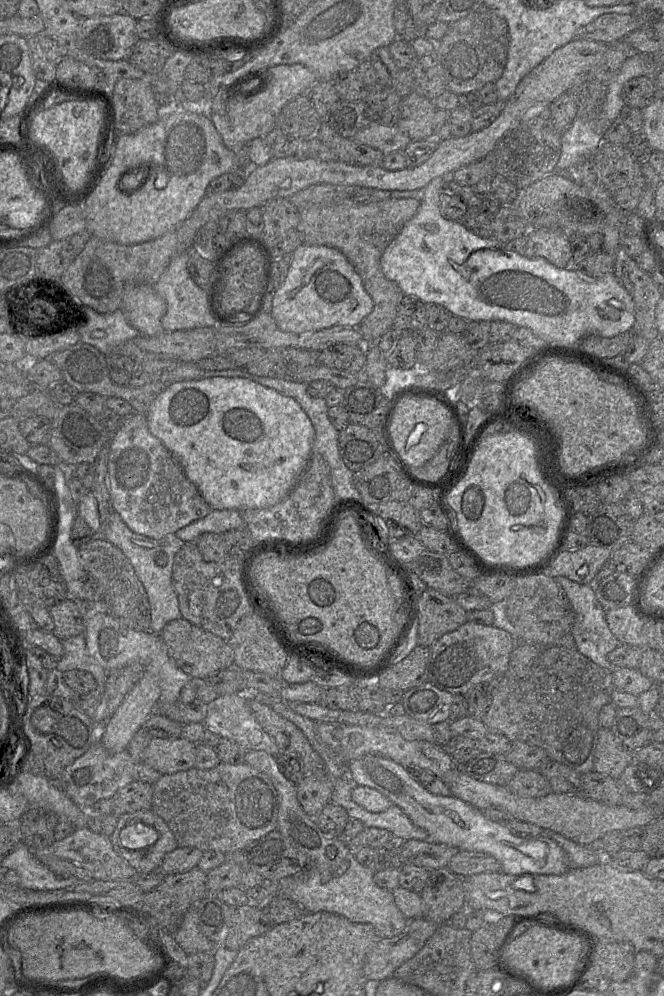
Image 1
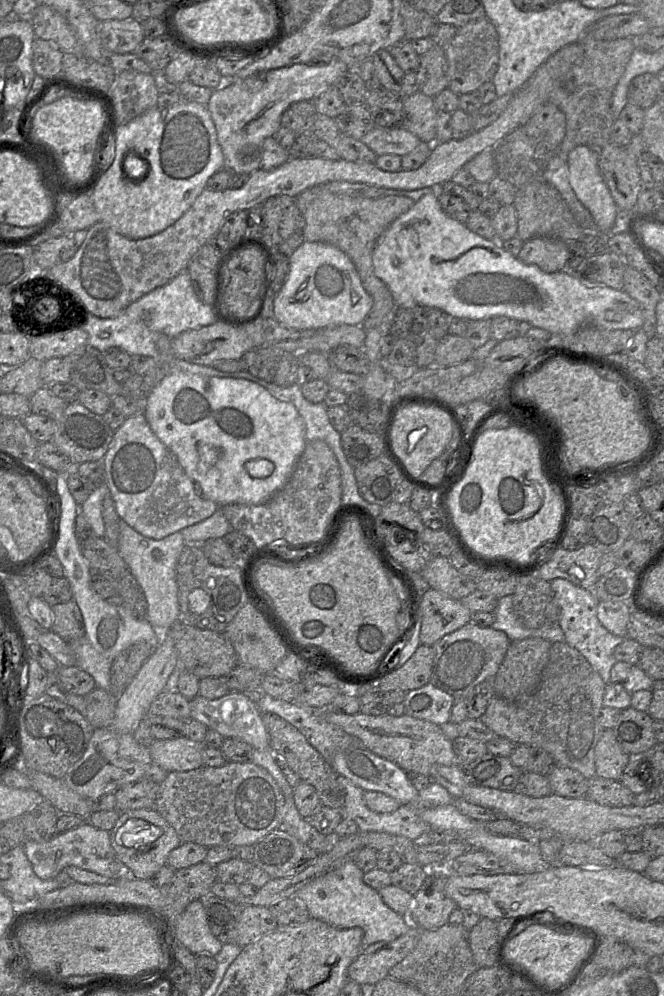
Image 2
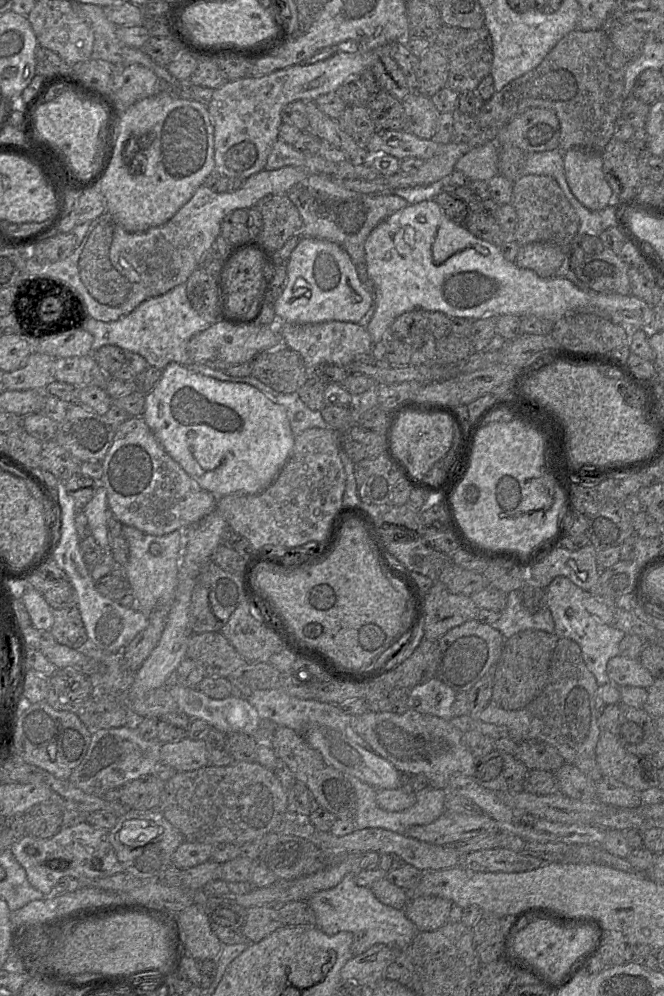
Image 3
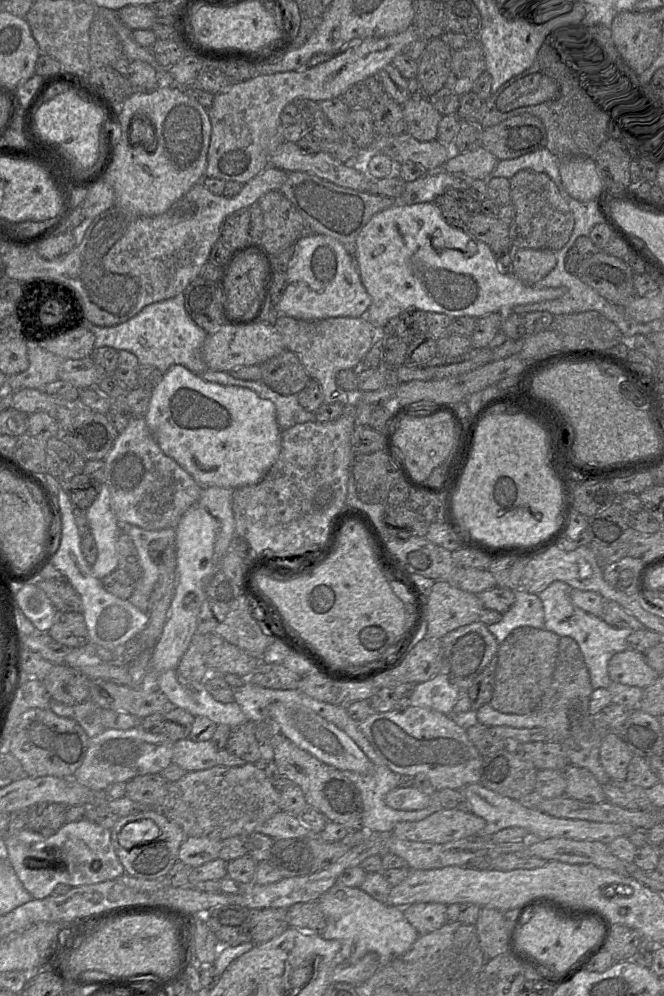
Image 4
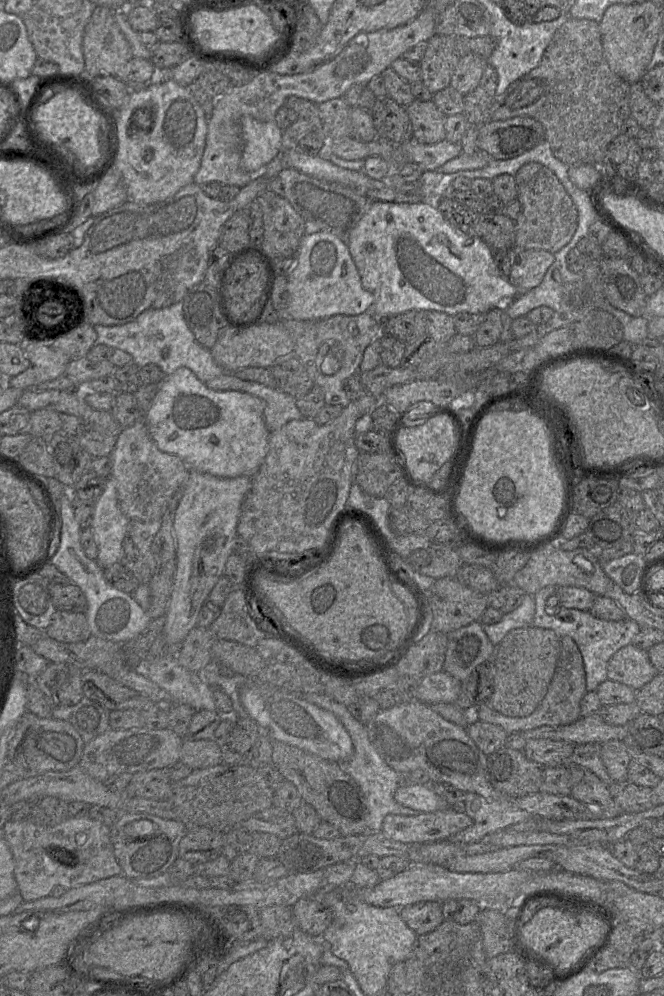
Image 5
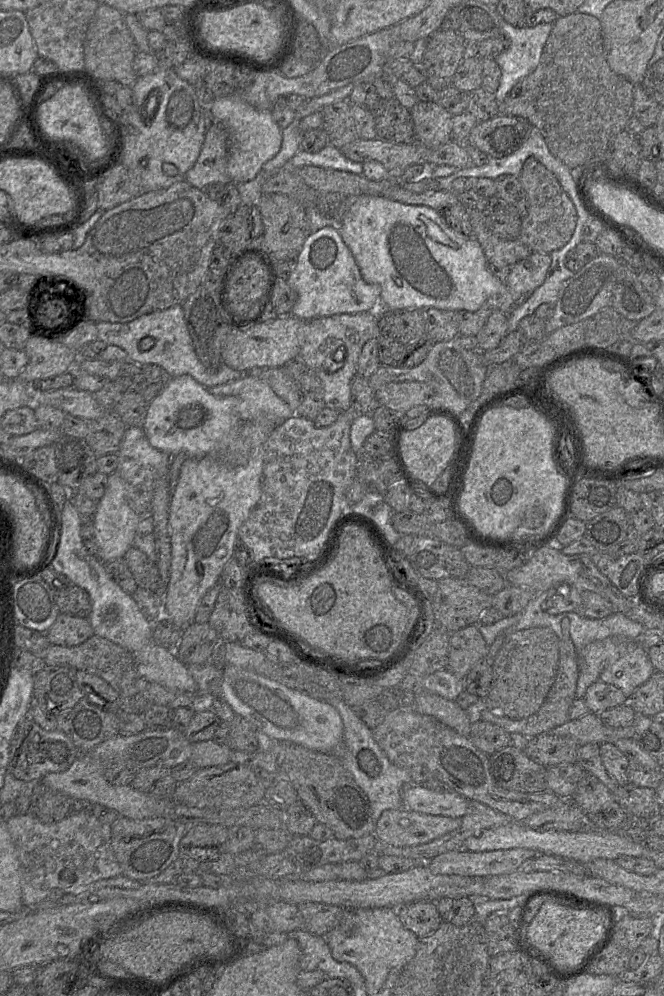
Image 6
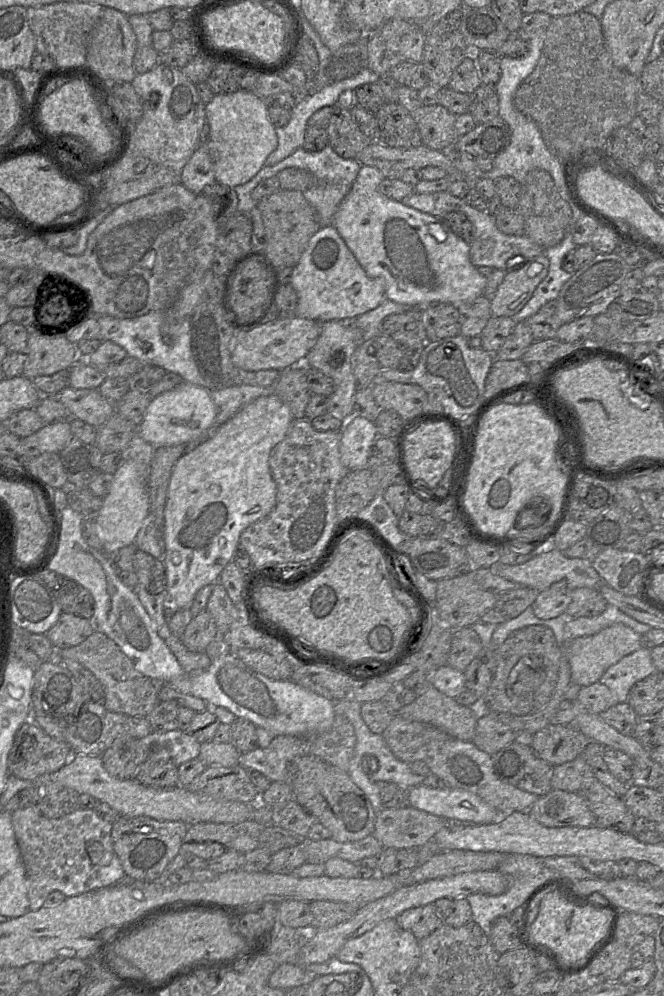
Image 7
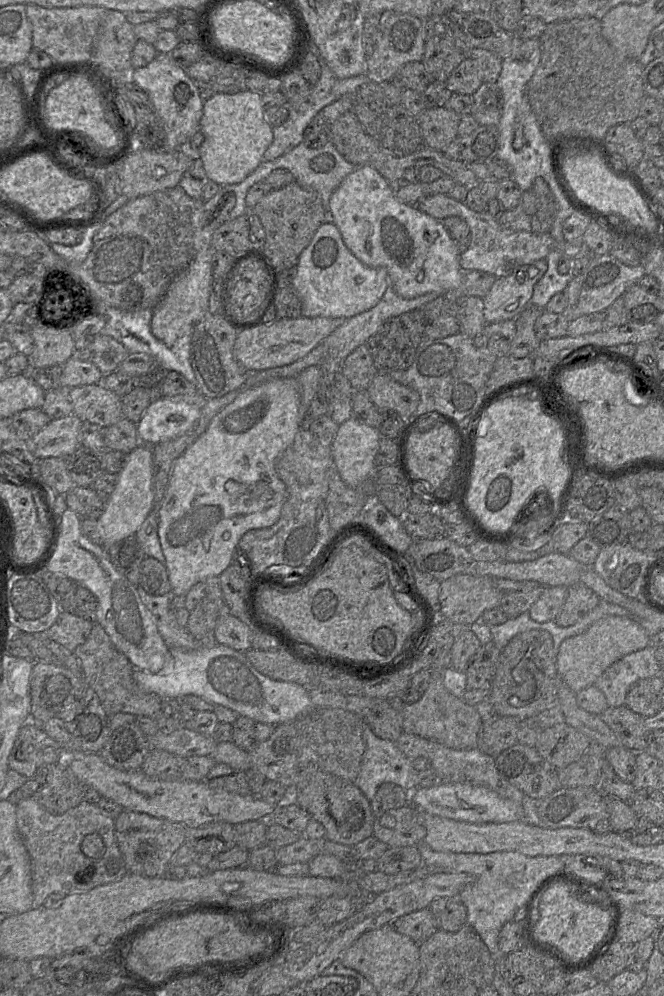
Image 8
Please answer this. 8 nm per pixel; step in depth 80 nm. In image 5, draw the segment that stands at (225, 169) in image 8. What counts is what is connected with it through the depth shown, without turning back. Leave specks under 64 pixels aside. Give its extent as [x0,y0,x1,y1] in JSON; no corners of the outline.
[241,116,286,174]

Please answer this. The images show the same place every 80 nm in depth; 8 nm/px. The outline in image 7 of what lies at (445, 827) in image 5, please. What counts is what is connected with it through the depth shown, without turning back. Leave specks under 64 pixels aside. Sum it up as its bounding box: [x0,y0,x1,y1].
[373,805,448,849]

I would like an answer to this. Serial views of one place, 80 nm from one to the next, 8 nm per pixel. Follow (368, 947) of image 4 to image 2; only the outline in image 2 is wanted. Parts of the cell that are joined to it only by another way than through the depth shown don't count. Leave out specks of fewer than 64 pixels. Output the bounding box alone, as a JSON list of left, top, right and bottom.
[293,859,412,948]

